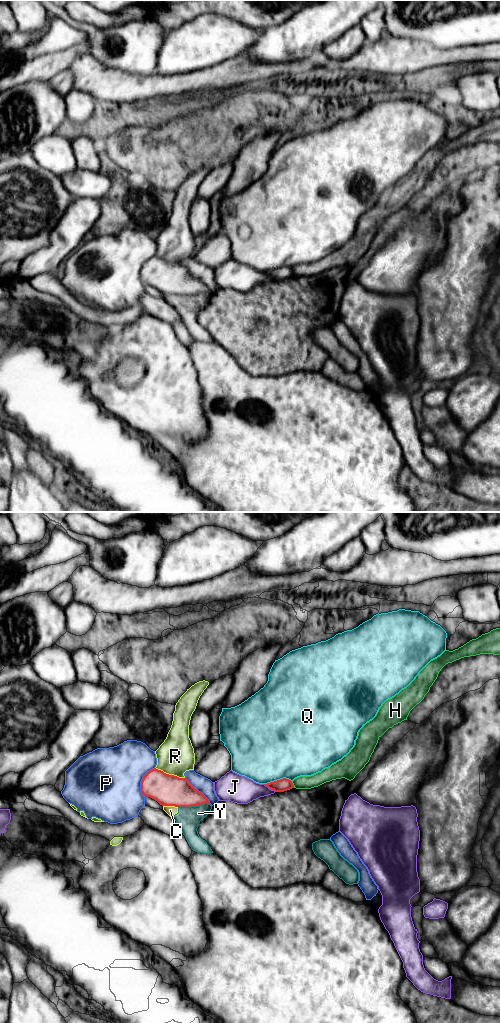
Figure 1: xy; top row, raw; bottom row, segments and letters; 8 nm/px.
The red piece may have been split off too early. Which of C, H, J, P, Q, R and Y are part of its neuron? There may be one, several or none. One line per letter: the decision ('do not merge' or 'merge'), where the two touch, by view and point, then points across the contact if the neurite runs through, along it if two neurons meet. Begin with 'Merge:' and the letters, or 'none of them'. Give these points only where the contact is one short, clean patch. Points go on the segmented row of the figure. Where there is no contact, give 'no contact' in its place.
Merge: none of them
C: do not merge; contact xy (170, 805)
H: do not merge; contact xy (292, 784)
J: do not merge; contact xy (269, 788)
P: do not merge; contact xy (141, 781)
Q: do not merge; contact xy (277, 780)
R: do not merge; contact xy (170, 775)
Y: do not merge; contact xy (194, 805); border xy (210, 804), (203, 803), (178, 807)

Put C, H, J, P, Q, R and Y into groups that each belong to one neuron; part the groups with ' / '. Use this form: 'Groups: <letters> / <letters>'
Groups: C H Y / J / P / Q / R

